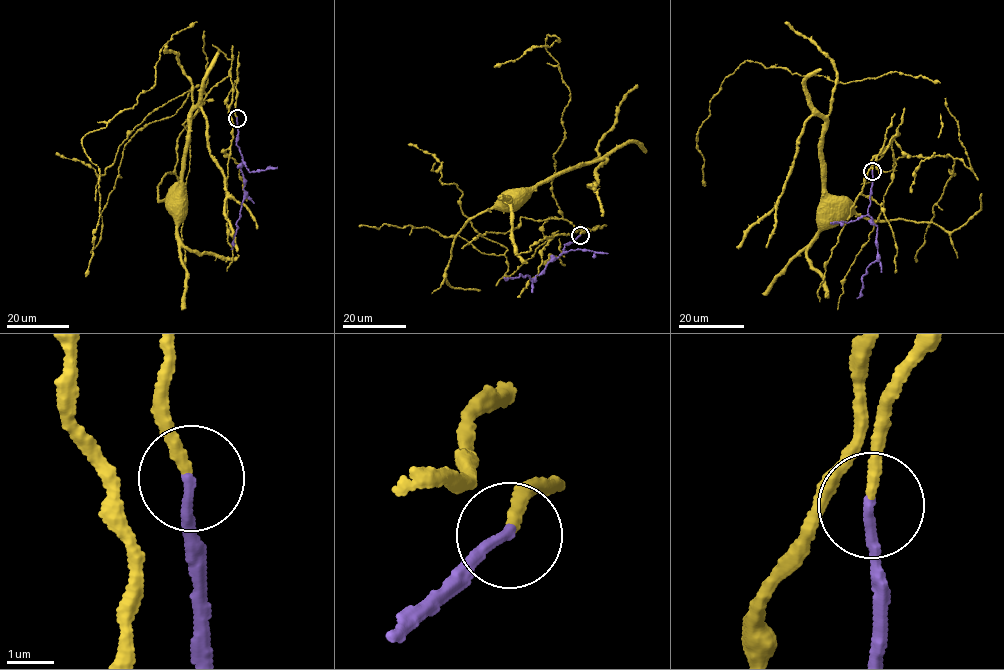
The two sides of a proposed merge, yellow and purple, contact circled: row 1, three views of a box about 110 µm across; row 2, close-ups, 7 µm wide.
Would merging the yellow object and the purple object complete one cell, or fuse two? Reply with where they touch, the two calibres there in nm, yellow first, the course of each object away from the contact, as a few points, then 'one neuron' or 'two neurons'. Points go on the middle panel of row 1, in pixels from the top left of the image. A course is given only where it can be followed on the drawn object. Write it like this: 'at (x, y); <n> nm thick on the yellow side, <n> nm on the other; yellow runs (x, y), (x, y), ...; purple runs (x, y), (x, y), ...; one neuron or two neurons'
at (580, 235); 240 nm thick on the yellow side, 220 nm on the other; yellow runs (580, 235), (584, 231), (579, 227), (516, 255), (510, 201); purple runs (580, 236), (564, 245), (560, 254), (532, 279), (520, 274), (507, 280), (504, 277); one neuron

